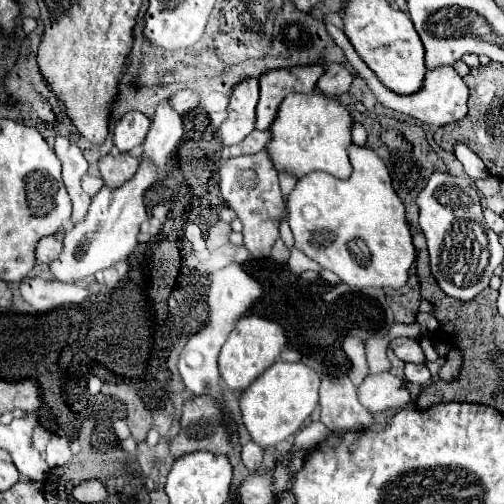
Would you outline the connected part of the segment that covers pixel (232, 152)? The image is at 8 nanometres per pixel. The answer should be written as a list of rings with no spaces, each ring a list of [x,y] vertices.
[[[254,129],[244,141],[242,145],[234,145],[234,147],[228,147],[228,157],[240,157],[240,155],[254,155],[258,153],[260,149],[264,149],[266,141],[270,141],[270,133],[268,131],[258,131]]]

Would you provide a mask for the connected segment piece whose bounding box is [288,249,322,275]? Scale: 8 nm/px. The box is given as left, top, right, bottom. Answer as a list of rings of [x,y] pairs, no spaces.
[[[292,249],[292,255],[290,255],[290,261],[288,261],[288,267],[290,267],[290,271],[296,273],[296,275],[302,275],[304,271],[320,271],[320,269],[322,269],[316,261],[308,259],[302,251],[296,251],[296,249]]]

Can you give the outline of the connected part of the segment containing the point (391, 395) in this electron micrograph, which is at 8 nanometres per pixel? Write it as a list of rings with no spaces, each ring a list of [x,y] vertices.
[[[384,371],[364,379],[364,383],[358,387],[358,399],[368,411],[376,413],[392,407],[404,407],[412,401],[412,395],[402,379],[390,371]]]

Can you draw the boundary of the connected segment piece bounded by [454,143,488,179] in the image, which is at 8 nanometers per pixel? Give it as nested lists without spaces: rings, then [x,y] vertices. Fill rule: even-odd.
[[[454,145],[454,155],[458,157],[458,161],[464,165],[464,171],[466,171],[466,175],[468,177],[472,177],[472,179],[484,179],[484,177],[488,177],[488,171],[486,171],[486,167],[482,165],[482,161],[466,147],[466,145]]]

